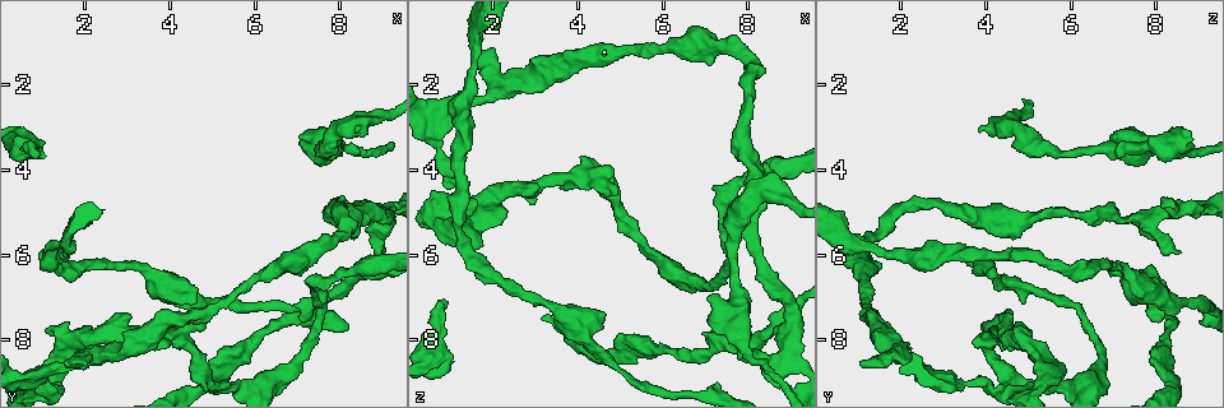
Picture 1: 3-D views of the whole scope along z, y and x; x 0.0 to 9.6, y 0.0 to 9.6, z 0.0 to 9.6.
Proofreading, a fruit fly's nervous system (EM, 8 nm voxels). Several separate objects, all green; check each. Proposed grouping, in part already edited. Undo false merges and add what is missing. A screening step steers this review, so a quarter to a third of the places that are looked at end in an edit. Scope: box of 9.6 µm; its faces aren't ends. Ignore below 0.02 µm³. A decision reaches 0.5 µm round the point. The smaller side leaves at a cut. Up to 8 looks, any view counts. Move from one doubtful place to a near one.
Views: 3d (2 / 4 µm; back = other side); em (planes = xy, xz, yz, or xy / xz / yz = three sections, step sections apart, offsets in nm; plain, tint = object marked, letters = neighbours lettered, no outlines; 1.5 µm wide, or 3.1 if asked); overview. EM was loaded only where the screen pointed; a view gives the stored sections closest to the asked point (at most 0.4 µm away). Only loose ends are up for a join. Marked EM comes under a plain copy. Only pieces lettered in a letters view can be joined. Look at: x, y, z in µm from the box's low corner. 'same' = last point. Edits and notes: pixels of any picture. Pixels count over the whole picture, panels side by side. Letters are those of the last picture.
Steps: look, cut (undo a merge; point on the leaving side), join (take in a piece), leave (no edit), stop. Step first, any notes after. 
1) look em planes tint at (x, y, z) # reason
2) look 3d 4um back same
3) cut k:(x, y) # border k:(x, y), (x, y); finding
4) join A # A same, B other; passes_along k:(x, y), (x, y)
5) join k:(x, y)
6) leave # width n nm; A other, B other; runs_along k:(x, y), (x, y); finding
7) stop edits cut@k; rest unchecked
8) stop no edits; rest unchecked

look em planes letters at (1.10, 7.70, 4.85) # branch stops here

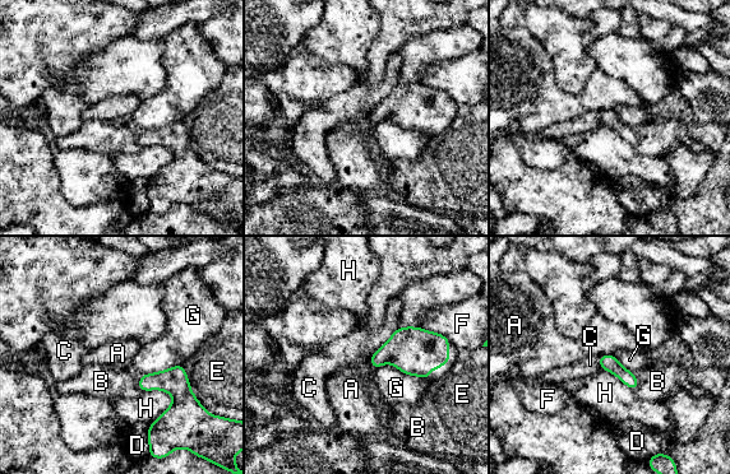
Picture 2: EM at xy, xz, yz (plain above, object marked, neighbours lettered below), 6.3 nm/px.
leave # A other, B other, C other, D other, E other, F other, G other, H other; border 2:(611, 353), (597, 357); none of them fits

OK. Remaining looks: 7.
look em planes tint at (8.40, 6.30, 4.00) # calibre changes

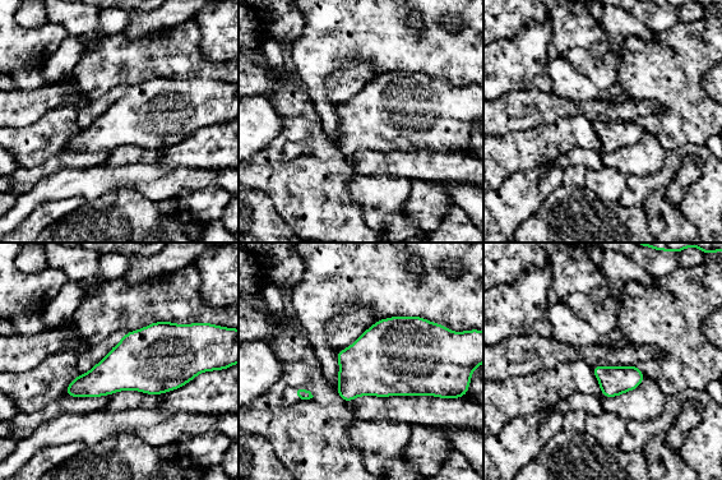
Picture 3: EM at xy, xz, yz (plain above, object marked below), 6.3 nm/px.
look em planes letters same

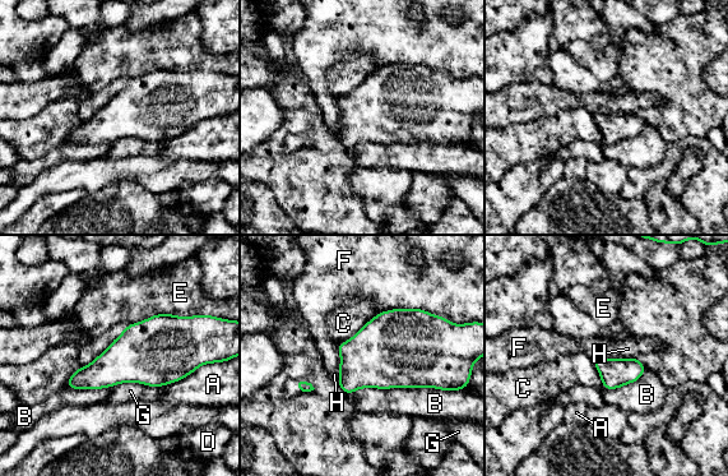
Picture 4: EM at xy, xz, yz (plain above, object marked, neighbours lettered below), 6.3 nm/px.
leave # A other, B other, C other, D other, E other, F other, G other, H other; border 4:(620, 356), (635, 357); one neuron here

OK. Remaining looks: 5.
look 3d 2um at (9.05, 5.90, 8.55) # branch stops here

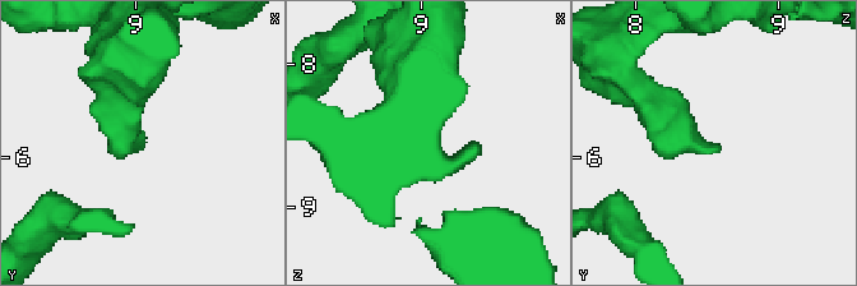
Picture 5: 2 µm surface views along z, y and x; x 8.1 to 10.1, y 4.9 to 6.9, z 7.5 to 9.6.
look em planes letters at (9.06, 5.92, 8.58) # shape alone is not enough

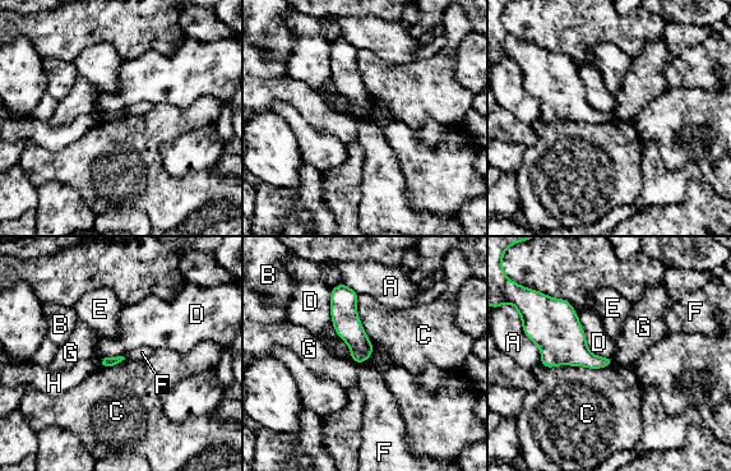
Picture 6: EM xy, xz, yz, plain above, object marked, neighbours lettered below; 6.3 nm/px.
leave # A other, B other, C other, D other, E other, F other, G other, H other; border 6:(374, 349), (371, 355), (359, 364); no lettered piece goes on from it

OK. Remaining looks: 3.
stop no edits; rest unchecked

